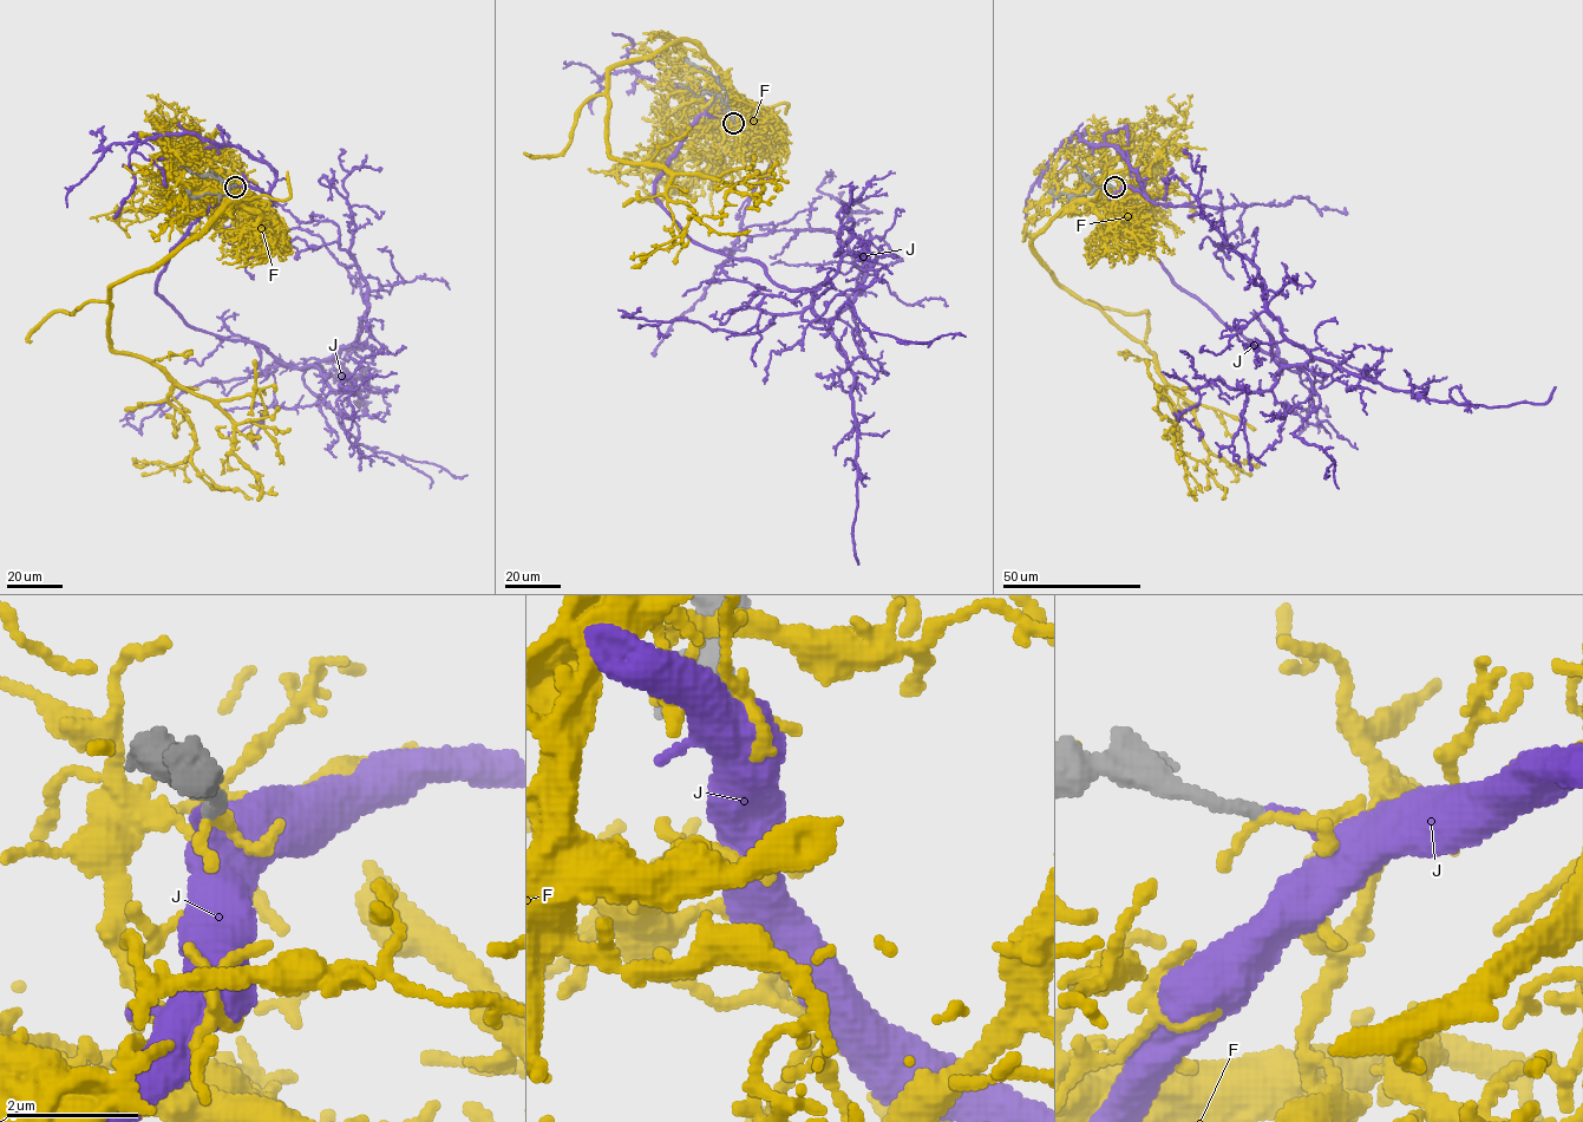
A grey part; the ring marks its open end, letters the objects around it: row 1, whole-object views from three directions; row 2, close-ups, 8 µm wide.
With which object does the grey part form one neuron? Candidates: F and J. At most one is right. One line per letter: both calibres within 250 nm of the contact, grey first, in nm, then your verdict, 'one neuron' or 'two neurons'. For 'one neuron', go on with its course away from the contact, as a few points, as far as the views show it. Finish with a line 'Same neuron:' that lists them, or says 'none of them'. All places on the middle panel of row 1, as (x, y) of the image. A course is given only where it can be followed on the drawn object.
F: 200 nm thick on the grey side, 180 nm on the other; two neurons
J: 200 nm thick on the grey side, 200 nm on the other; one neuron; it runs (734, 123), (701, 115), (654, 196), (832, 319), (865, 273), (825, 171)
Same neuron: J

